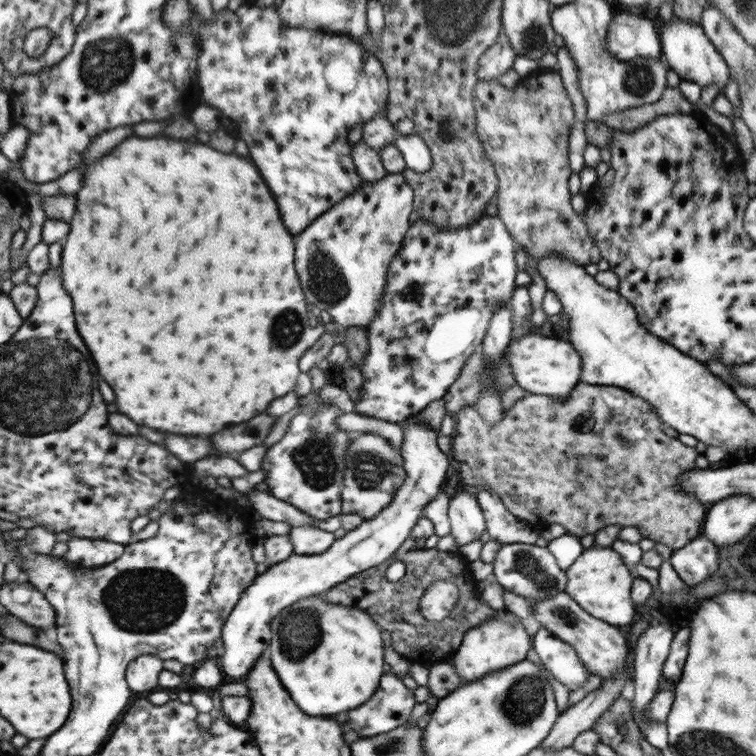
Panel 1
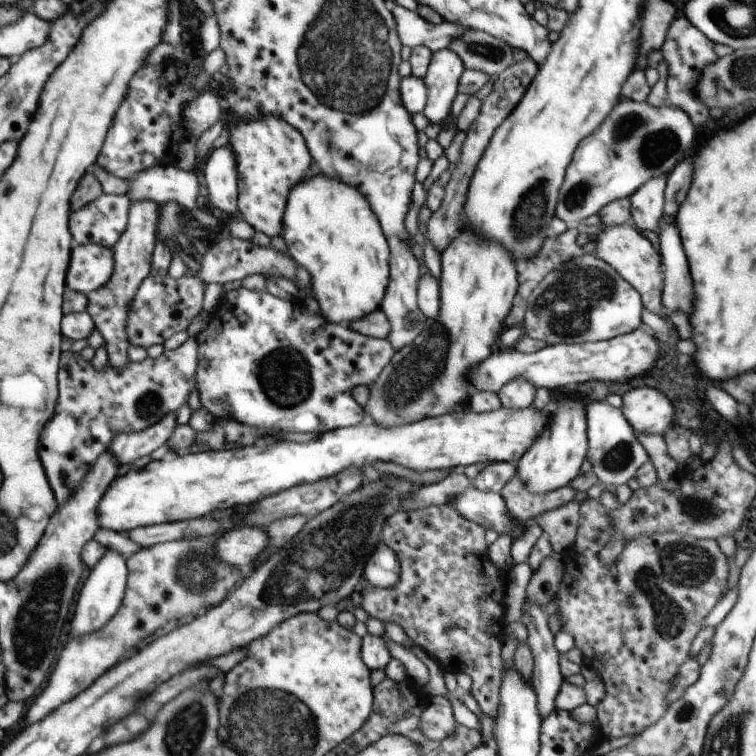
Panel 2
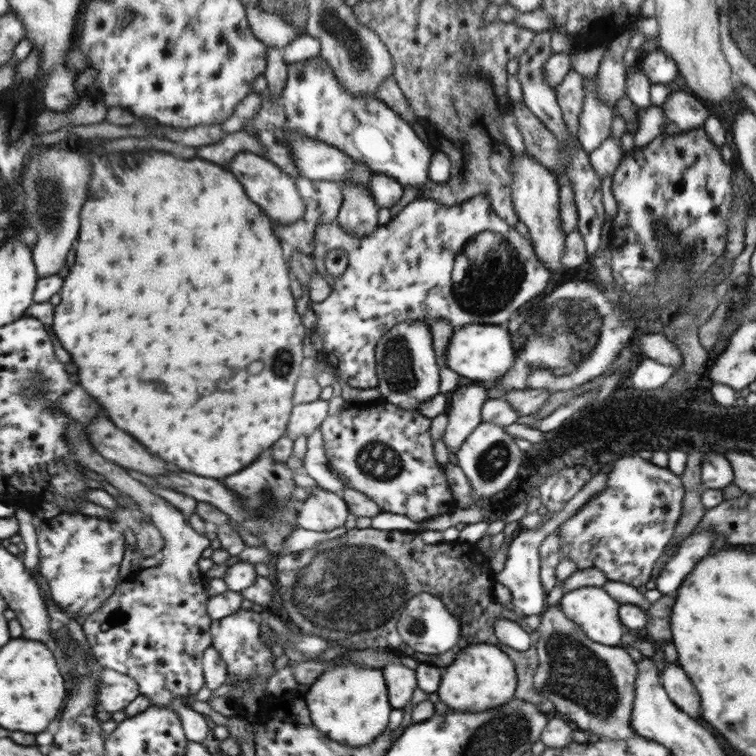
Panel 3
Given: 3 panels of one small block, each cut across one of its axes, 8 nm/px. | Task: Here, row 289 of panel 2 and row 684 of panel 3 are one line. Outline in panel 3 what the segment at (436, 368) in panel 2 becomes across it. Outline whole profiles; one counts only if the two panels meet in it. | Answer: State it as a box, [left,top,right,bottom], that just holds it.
[436,644,518,712]

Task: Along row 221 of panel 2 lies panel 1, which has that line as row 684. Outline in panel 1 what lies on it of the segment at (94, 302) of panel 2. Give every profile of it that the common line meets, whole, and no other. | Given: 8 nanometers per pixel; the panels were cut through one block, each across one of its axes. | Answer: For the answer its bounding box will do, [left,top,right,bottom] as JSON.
[127,654,163,695]

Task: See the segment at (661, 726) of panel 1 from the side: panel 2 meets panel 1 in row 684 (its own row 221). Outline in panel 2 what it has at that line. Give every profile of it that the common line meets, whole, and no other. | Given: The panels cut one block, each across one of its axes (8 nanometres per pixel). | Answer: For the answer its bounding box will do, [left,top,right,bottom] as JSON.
[629,176,667,236]

